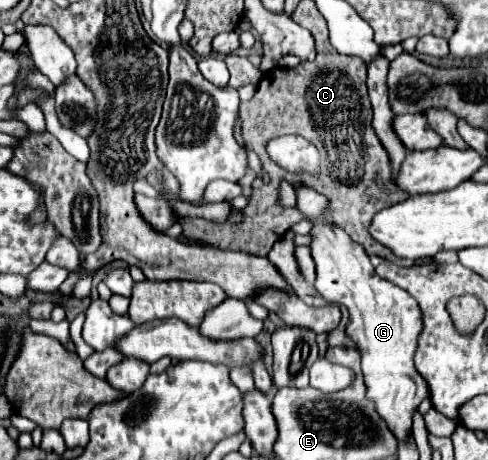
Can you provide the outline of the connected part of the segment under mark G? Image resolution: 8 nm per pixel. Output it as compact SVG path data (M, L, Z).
M294 186L296 190L296 206L300 212L304 212L310 222L314 224L312 228L312 236L314 236L314 242L310 246L312 250L312 258L316 262L316 290L322 294L322 298L326 302L332 302L332 304L344 304L350 312L350 322L346 326L346 334L356 342L358 346L358 352L362 356L362 372L364 372L364 382L368 386L368 398L376 402L376 410L380 412L380 416L384 418L384 422L388 424L388 428L396 434L398 440L404 440L410 430L412 430L412 412L420 406L420 402L424 398L430 396L430 390L426 386L426 380L420 378L418 370L414 368L414 352L416 352L416 340L418 340L418 334L422 330L422 314L420 314L420 308L416 304L416 300L406 294L406 290L398 288L396 284L380 278L376 272L374 272L374 266L370 264L368 260L368 254L364 252L364 248L350 240L350 236L336 224L324 220L324 208L326 208L326 198L306 186Z

